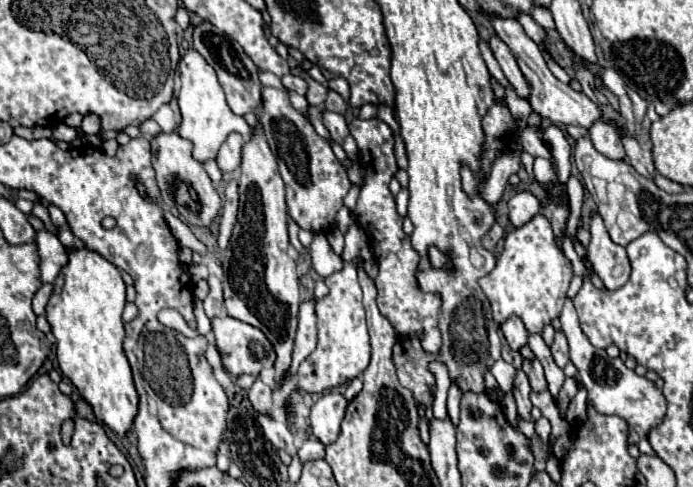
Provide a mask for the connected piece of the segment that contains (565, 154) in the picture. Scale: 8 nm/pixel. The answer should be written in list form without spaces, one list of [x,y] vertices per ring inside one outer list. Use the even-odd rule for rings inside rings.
[[[549,125],[541,131],[541,139],[545,141],[545,145],[549,147],[555,163],[557,163],[557,175],[559,175],[559,181],[561,183],[567,183],[569,179],[569,171],[571,171],[571,163],[569,163],[569,157],[571,157],[571,147],[569,147],[569,141],[567,141],[567,135],[561,127],[557,125]]]

